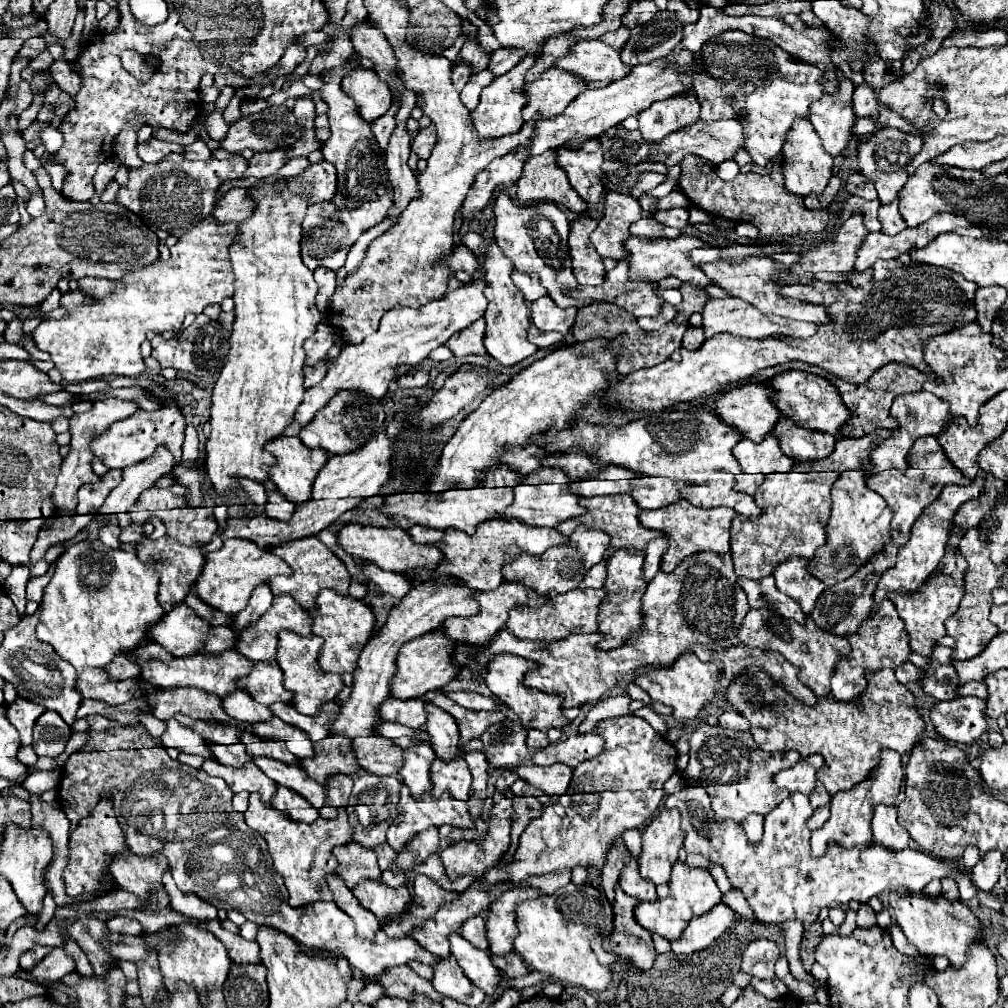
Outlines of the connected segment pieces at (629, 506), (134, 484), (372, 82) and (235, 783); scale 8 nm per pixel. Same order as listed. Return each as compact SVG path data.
M606 495L606 497L592 497L592 499L584 499L582 497L582 505L588 509L586 515L578 517L578 519L570 519L566 523L560 523L558 529L562 531L562 535L570 535L576 531L576 527L586 527L586 529L598 529L598 531L604 531L612 537L610 541L610 547L606 551L606 559L618 551L618 549L624 549L624 547L634 547L634 549L646 549L648 541L656 539L656 537L664 537L662 531L656 531L656 529L646 529L642 523L640 523L640 513L644 511L630 495Z
M158 447L158 455L154 455L154 459L144 459L142 463L138 463L138 467L126 467L122 483L110 491L98 513L100 515L130 513L140 493L152 487L156 479L170 473L174 465L176 463L170 463L170 453Z
M358 67L358 69L354 69L352 73L348 73L348 75L342 79L342 91L354 99L360 117L362 117L364 121L368 121L368 123L376 121L378 117L382 117L382 115L392 107L392 91L390 91L390 87L386 85L386 81L382 81L378 75L374 75L374 69Z
M204 761L202 769L208 773L208 775L214 775L214 777L220 777L226 781L226 785L238 793L238 791L248 791L248 793L260 793L262 801L264 803L272 803L272 797L276 795L276 789L278 785L266 777L266 773L262 773L254 761L246 763L242 769L236 769L236 767L228 767L228 765L222 765L218 761Z

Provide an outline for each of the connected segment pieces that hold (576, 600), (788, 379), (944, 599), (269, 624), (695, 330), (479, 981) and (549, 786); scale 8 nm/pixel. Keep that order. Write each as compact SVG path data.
M574 589L568 593L554 593L550 595L550 603L546 603L546 607L540 607L538 611L532 611L530 607L520 607L512 611L506 627L518 639L544 641L544 643L554 643L574 633L596 633L600 603L606 595L608 593L604 589Z
M784 371L768 381L768 385L774 389L774 401L776 407L794 423L806 429L830 433L836 439L840 437L840 429L850 421L850 409L842 403L842 397L838 389L824 377L804 373L804 371Z
M946 549L946 555L944 555L938 571L930 577L930 583L926 583L926 587L922 587L922 591L914 593L914 595L890 595L888 597L894 603L898 615L904 619L906 631L910 631L910 647L914 647L914 653L930 657L938 639L942 639L946 635L944 621L958 611L960 601L964 597L966 567L968 567L968 563L964 561L962 555L958 555L958 551Z
M278 595L274 597L274 603L270 607L270 611L266 611L266 615L262 615L262 619L258 619L258 623L254 623L254 627L246 627L246 631L240 633L238 637L238 651L242 655L246 655L248 659L254 659L256 663L278 663L278 631L290 631L302 637L312 637L312 619L310 613L306 609L302 609L290 595Z
M688 325L686 333L684 333L684 347L686 349L698 349L702 343L704 343L704 331L700 327Z
M450 935L450 945L450 951L464 969L466 977L488 997L494 997L502 983L502 971L490 961L488 953L470 945L470 941L462 939L462 935Z
M554 763L550 767L518 765L512 771L518 773L518 777L526 779L530 785L542 789L546 795L564 795L574 775L574 769L564 763Z

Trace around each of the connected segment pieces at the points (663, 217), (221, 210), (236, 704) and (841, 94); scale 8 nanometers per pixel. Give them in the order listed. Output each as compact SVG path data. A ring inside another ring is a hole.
M668 209L668 211L656 211L654 217L668 225L668 227L676 227L680 231L684 231L690 223L688 223L688 209Z
M234 187L228 193L224 193L212 211L212 217L218 223L228 221L240 223L248 215L250 215L250 203L246 203L246 187Z
M238 689L230 699L222 699L222 707L226 707L226 713L242 723L266 723L274 717L274 713L268 707L262 707L260 703L254 703L246 691Z
M837 69L839 91L836 95L822 95L812 107L810 123L820 135L826 153L836 159L844 153L846 145L852 141L852 129L856 125L856 115L852 107L852 96L855 90L853 82Z

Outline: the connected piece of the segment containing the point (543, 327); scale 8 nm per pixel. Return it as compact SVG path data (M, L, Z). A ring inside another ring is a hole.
M548 295L540 297L538 301L532 303L530 309L530 317L532 323L540 329L540 331L560 331L562 335L570 333L574 319L576 319L576 309L560 309Z

